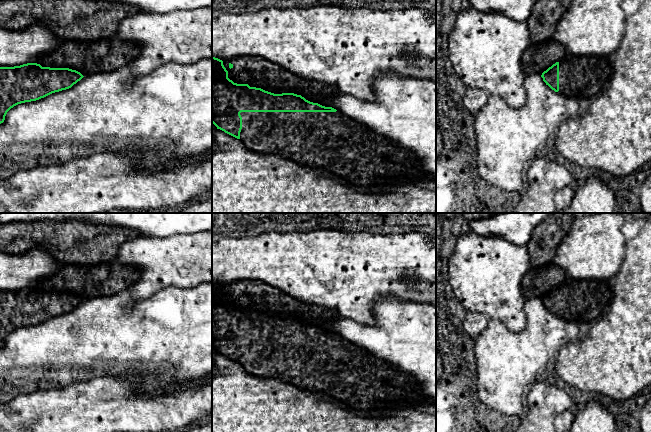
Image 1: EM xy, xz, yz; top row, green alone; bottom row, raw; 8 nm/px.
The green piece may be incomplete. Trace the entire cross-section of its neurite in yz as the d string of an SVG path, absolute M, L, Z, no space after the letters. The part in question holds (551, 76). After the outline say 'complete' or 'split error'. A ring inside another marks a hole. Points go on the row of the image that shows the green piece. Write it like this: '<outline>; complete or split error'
M556 62L541 75L543 81L555 92L559 91L559 62Z; complete

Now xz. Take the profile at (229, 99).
M212 57L212 123L225 133L240 139L241 112L325 112L327 116L340 116L332 107L325 107L306 100L294 93L274 94L248 84L237 84L228 78L223 61Z; split error

